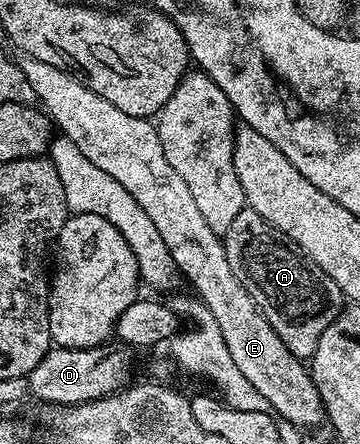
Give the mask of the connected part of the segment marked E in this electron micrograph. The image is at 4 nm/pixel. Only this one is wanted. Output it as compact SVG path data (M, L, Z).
M25 56L19 57L16 63L32 84L37 105L48 115L57 133L72 140L96 168L108 172L108 176L123 186L147 213L163 237L177 273L190 281L195 290L191 291L198 301L212 312L236 368L240 368L252 388L264 396L267 407L274 408L283 421L299 428L322 422L324 411L320 392L307 363L284 348L284 340L276 336L272 324L268 324L252 296L248 296L244 284L236 280L236 272L232 272L232 264L228 264L223 239L209 228L185 181L165 159L157 127L147 118L120 112L116 104L104 100L104 96L96 96L96 92L80 79L60 68L52 68L52 64Z

